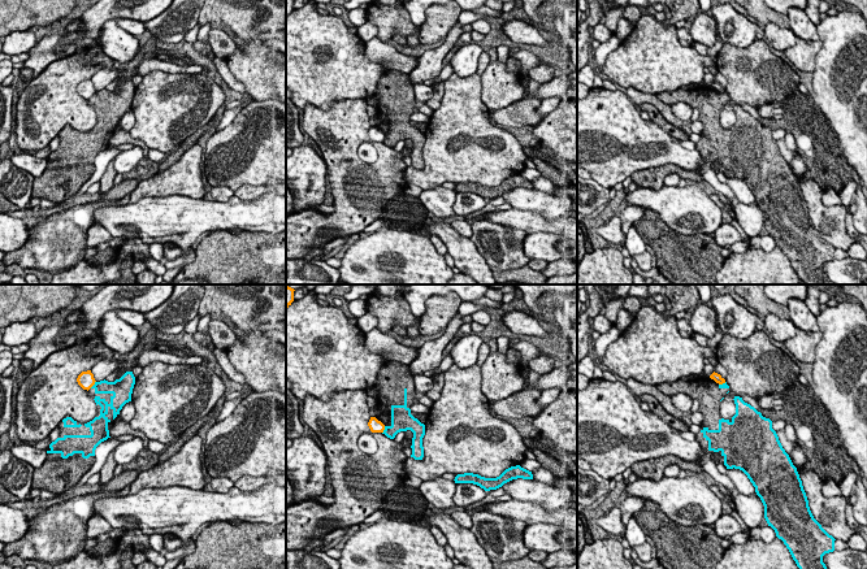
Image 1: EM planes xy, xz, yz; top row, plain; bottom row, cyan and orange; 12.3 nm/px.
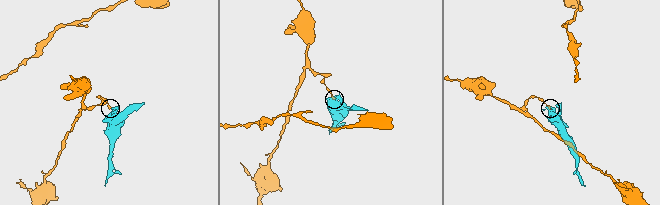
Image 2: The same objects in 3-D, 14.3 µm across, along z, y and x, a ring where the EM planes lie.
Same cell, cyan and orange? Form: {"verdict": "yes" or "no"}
{"verdict": "no"}

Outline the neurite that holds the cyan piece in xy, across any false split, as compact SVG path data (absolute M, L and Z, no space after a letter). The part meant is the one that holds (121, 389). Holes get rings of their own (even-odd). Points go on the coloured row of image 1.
M126 372L114 382L95 382L88 390L97 405L95 418L84 424L66 416L60 422L58 438L47 448L43 465L34 469L31 488L64 494L79 482L95 462L96 447L110 438L114 418L131 401L134 385L133 372Z

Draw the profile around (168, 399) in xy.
M152 361L135 378L131 394L135 414L129 422L130 427L143 431L149 440L169 444L196 421L208 416L225 391L226 386L221 377L204 364L170 365Z

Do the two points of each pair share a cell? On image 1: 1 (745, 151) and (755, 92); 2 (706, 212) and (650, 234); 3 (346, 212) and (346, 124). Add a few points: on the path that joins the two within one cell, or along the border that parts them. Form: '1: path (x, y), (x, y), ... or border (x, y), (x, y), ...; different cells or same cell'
1: border (738, 104), (733, 108), (735, 122), (722, 127); different cells
2: border (646, 209), (653, 209), (679, 233), (699, 234); different cells
3: path (342, 190), (338, 160), (343, 146); same cell

